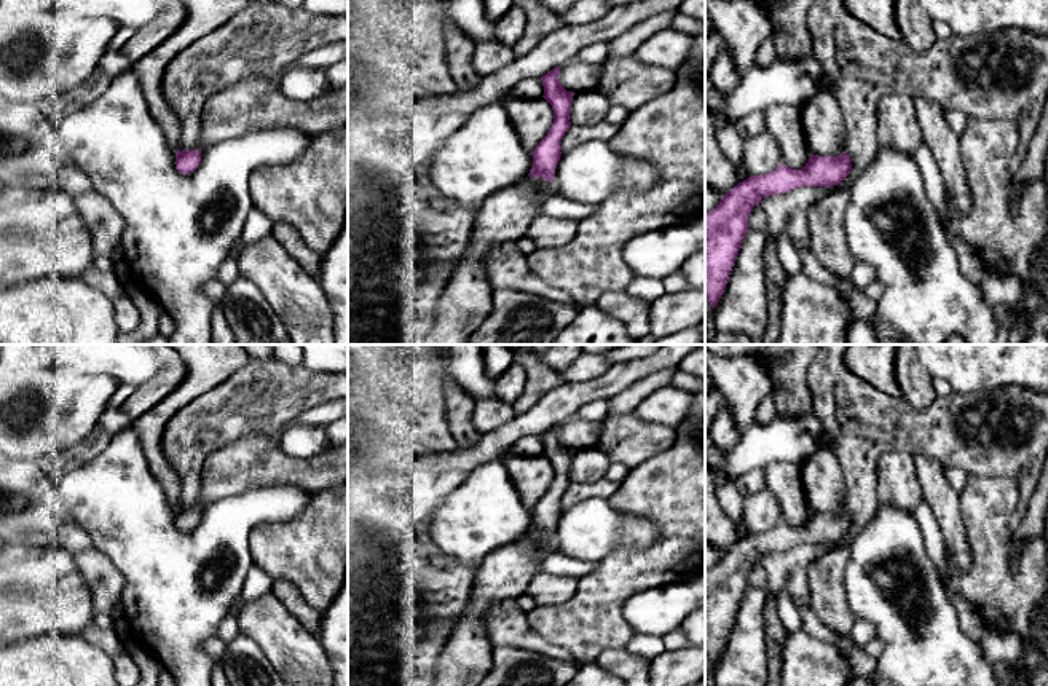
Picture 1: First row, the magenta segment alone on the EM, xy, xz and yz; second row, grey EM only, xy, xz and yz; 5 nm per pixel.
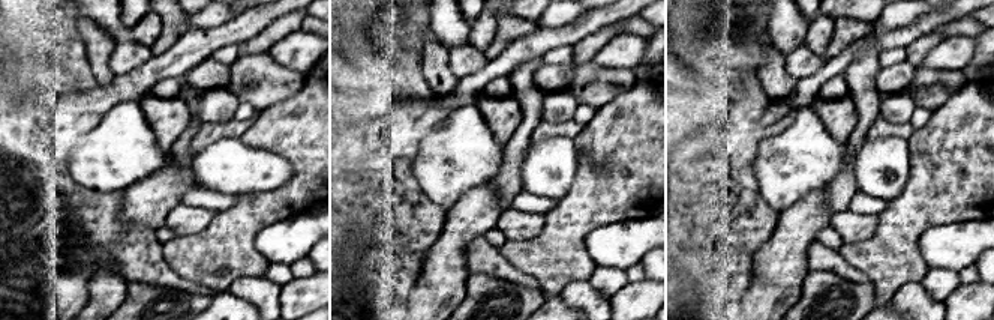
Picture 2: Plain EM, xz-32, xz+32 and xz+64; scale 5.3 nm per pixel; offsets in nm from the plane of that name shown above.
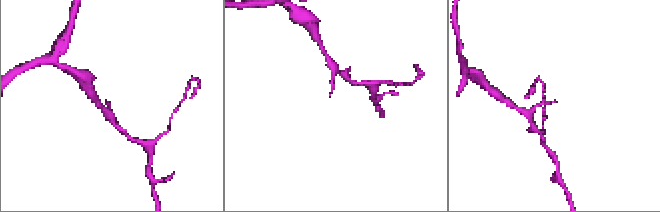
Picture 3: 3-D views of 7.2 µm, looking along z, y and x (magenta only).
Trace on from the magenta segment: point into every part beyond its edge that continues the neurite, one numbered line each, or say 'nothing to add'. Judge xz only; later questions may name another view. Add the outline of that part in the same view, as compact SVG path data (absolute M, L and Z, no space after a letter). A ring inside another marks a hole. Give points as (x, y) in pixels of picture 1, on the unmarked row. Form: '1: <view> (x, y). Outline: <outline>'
1: xz (539, 540). Outline: M531 534L531 539L538 544L539 550L546 550L550 542L550 538L546 538L542 534Z

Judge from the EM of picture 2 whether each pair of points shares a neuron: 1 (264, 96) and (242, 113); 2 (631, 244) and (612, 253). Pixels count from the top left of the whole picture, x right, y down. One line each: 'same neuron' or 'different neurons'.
1: different neurons
2: same neuron

